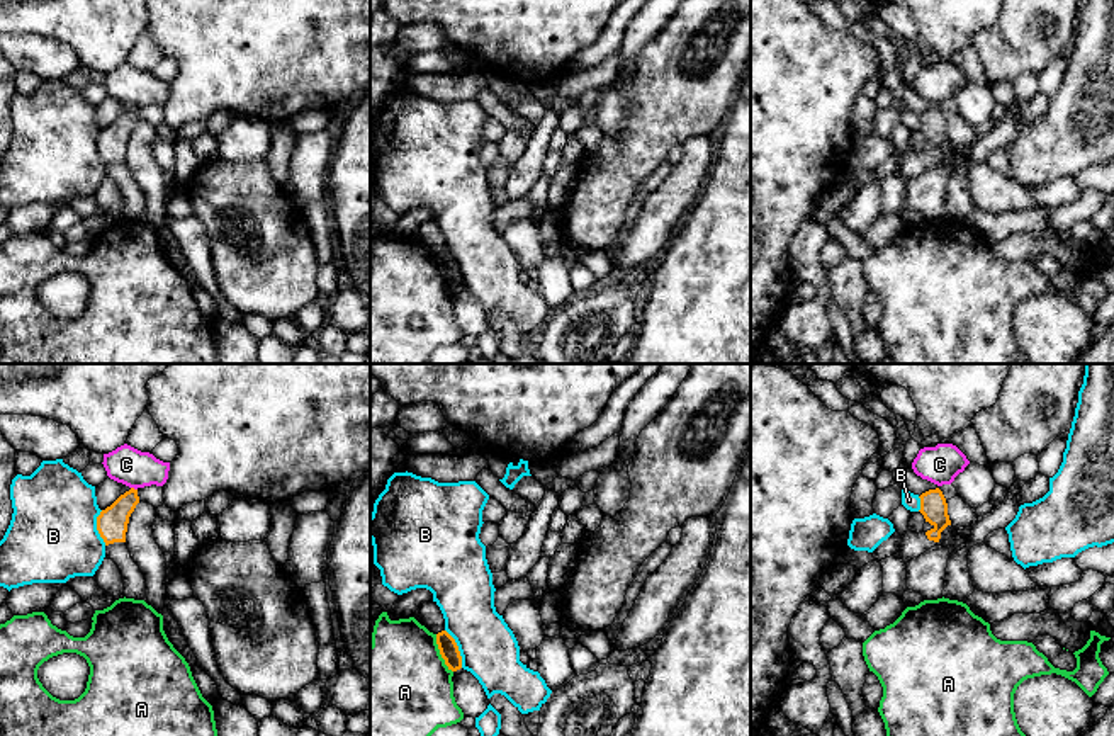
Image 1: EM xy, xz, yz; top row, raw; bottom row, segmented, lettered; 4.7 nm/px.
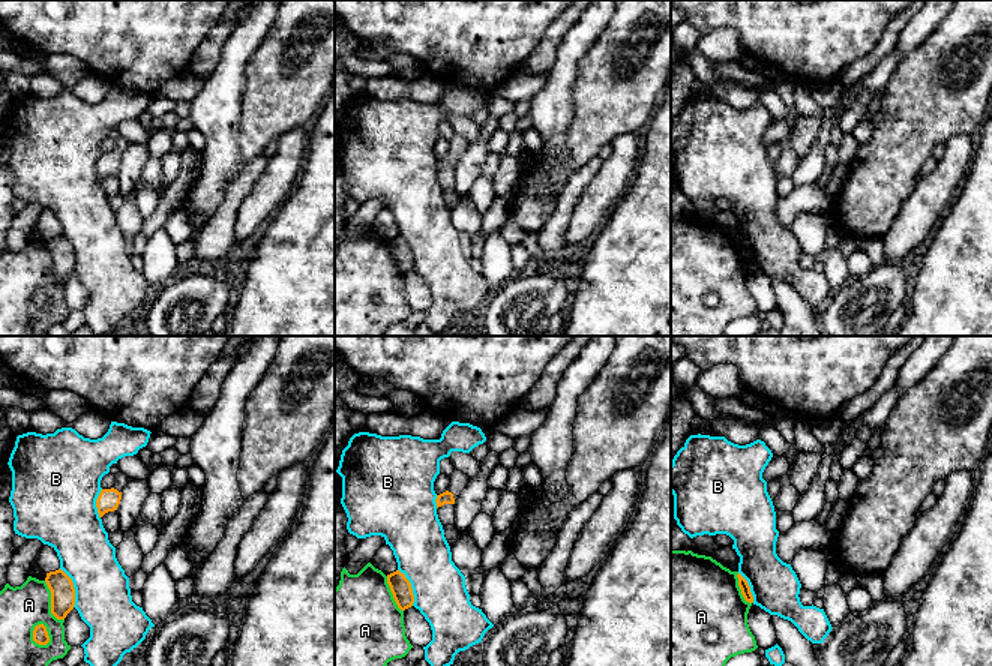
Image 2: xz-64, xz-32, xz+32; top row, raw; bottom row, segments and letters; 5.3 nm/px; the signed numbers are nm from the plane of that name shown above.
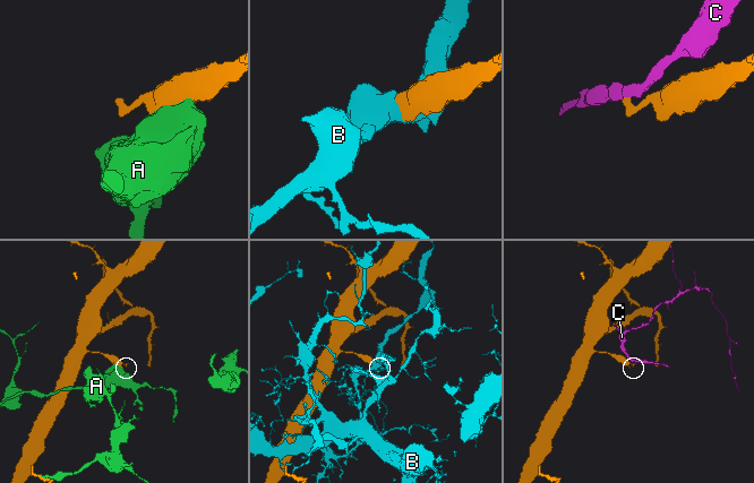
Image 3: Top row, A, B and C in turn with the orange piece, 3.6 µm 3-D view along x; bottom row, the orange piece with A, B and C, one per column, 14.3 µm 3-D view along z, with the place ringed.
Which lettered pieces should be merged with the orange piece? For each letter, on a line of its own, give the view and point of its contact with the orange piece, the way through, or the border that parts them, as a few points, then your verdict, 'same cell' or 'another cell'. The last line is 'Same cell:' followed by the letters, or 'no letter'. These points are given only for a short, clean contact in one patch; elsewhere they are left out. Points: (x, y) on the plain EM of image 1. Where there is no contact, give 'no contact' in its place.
A: xz (440, 272) | another cell
B: xz (457, 267) | another cell
C: xy (133, 107) | along xy (131, 106), (136, 109) | another cell
Same cell: no letter

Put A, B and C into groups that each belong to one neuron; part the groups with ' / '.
A / B / C

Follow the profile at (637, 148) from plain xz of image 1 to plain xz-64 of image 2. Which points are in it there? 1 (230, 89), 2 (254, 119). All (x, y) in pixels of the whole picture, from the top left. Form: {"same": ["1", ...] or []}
{"same": ["2"]}

